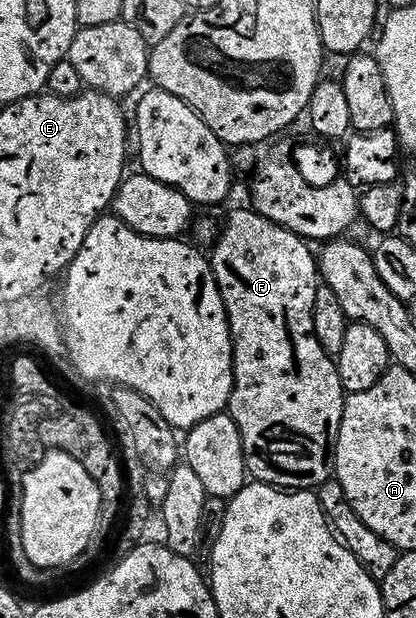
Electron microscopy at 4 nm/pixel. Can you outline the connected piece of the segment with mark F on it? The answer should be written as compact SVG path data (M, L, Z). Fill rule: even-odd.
M247 210L236 211L229 217L228 228L222 231L210 254L212 271L232 331L236 380L226 411L240 432L244 466L255 482L293 492L312 491L329 482L334 475L334 451L330 446L334 419L328 416L328 403L335 401L335 391L338 391L337 364L315 335L318 259L301 236L257 215L255 210Z

